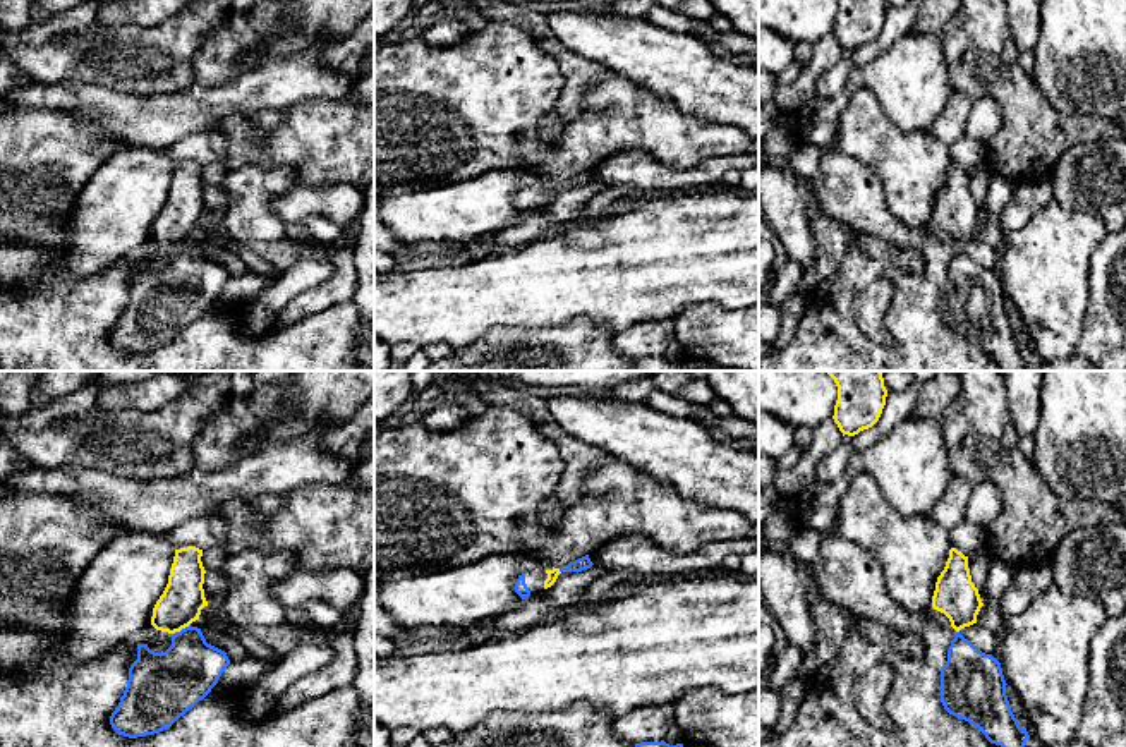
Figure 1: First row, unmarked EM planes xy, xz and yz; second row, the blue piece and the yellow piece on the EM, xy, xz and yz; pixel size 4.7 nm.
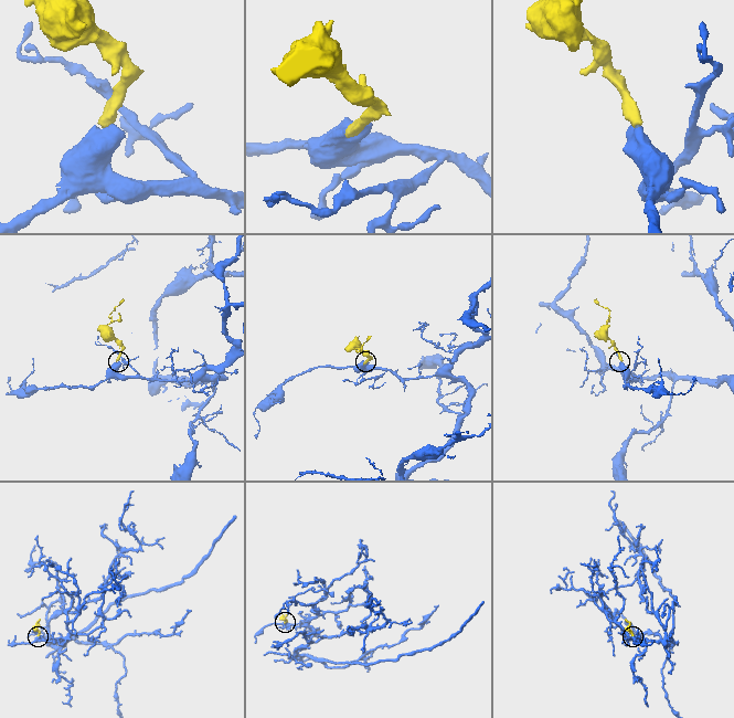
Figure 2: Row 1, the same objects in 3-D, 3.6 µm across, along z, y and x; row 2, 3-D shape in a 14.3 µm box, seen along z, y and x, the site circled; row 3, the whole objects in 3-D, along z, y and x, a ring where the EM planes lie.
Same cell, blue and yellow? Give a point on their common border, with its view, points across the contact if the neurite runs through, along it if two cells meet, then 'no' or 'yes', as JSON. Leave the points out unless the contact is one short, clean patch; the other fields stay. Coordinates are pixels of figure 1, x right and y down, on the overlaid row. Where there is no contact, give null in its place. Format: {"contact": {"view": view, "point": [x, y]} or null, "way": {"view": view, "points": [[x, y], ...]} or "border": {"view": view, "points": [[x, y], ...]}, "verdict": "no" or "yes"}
{"contact": {"view": "xy", "point": [182, 629]}, "way": {"view": "xy", "points": [[175, 680], [182, 670], [182, 629], [182, 600]]}, "verdict": "yes"}

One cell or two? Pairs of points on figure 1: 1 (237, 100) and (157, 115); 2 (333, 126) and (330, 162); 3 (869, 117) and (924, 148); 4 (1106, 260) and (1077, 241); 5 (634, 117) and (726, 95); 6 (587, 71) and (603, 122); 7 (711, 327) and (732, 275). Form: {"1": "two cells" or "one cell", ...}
{"1": "one cell", "2": "one cell", "3": "one cell", "4": "two cells", "5": "two cells", "6": "two cells", "7": "two cells"}

